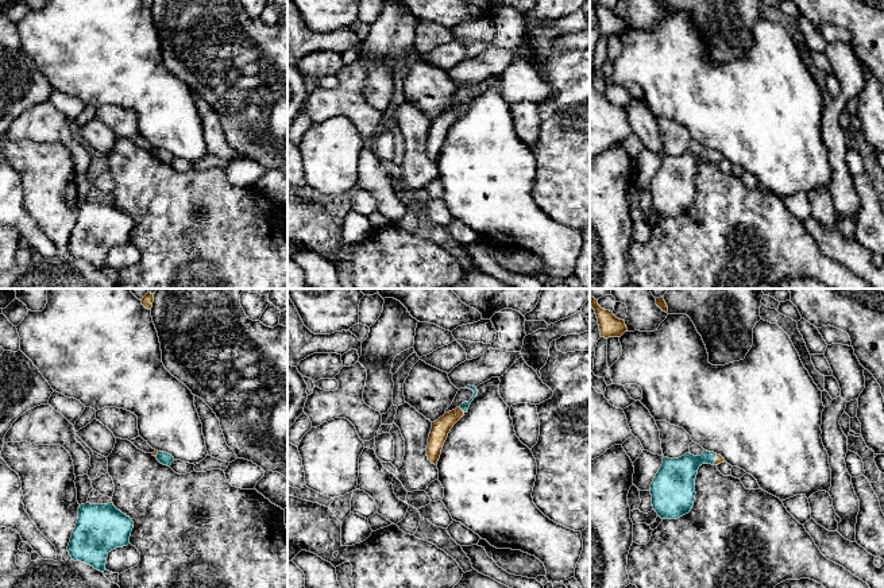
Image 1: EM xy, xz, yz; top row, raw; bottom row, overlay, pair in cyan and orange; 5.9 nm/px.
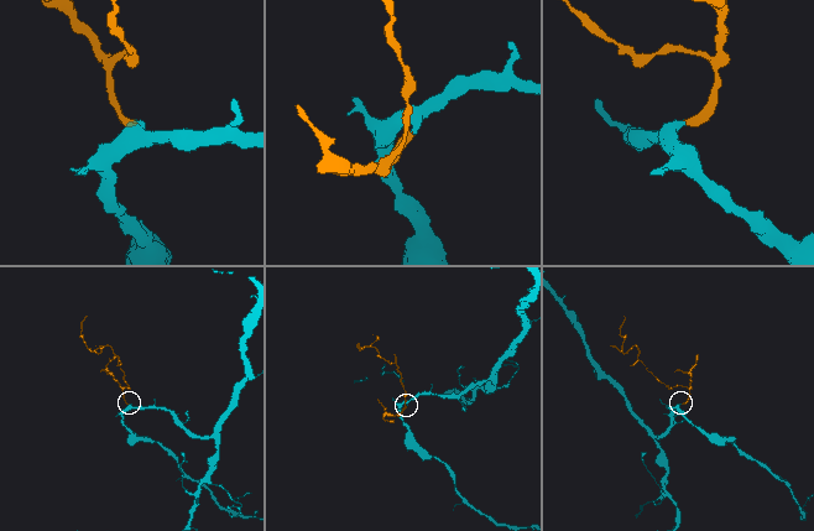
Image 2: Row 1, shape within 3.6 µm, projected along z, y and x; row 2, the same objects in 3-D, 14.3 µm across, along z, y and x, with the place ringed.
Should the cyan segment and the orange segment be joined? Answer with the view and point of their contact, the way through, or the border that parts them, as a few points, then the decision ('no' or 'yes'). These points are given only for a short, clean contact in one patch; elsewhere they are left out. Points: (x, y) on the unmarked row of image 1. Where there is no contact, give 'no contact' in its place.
meets cyan in xz at (462, 107); runs through xz (464, 104), (462, 107), (440, 126); yes

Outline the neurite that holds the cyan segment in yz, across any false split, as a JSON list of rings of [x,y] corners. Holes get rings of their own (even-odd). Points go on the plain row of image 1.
[[[705,148],[700,154],[690,150],[679,156],[663,156],[651,182],[652,204],[661,217],[678,217],[688,212],[695,198],[695,177],[702,162],[725,160],[721,152]]]

